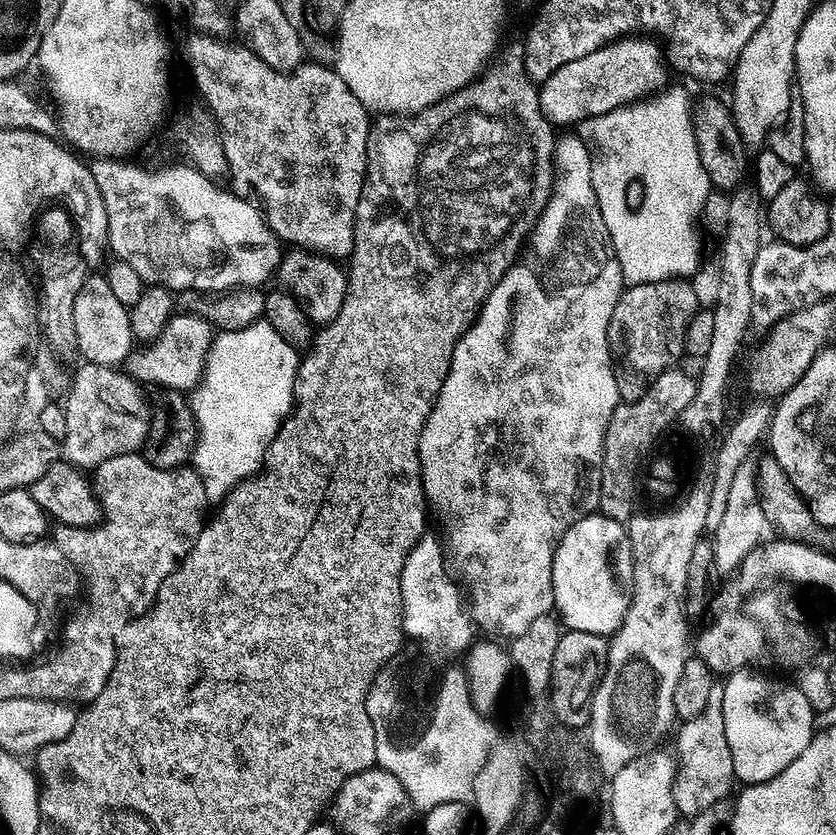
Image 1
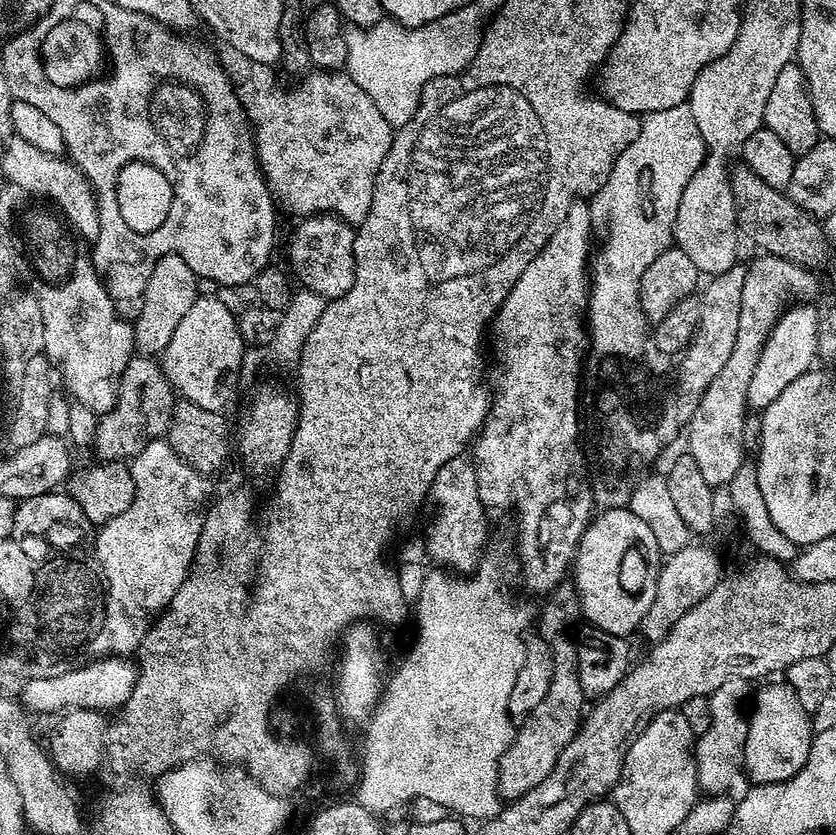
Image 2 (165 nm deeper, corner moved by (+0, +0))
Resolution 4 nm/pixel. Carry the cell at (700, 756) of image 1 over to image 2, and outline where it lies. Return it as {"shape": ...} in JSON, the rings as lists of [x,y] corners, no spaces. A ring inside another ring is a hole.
{"shape":[[[729,678],[727,682],[722,682],[722,686],[718,686],[718,690],[714,690],[708,697],[710,702],[710,726],[706,729],[706,734],[698,737],[694,744],[697,782],[701,793],[727,793],[729,791],[727,788],[739,776],[742,776],[746,734],[748,733],[746,705],[749,700],[750,684],[749,681],[742,678]]]}

